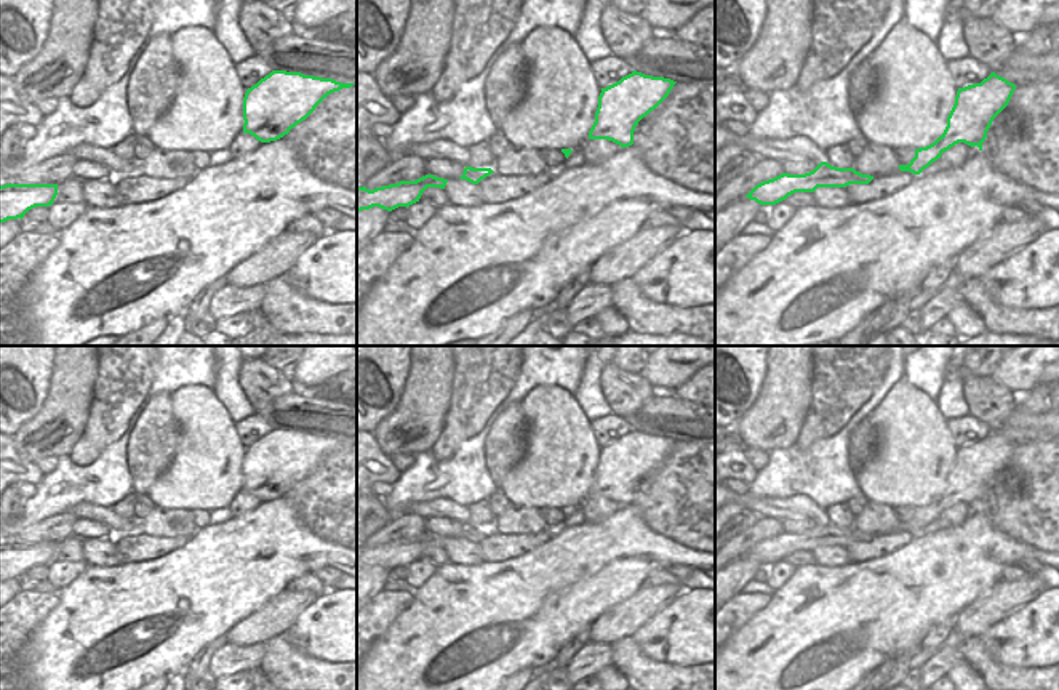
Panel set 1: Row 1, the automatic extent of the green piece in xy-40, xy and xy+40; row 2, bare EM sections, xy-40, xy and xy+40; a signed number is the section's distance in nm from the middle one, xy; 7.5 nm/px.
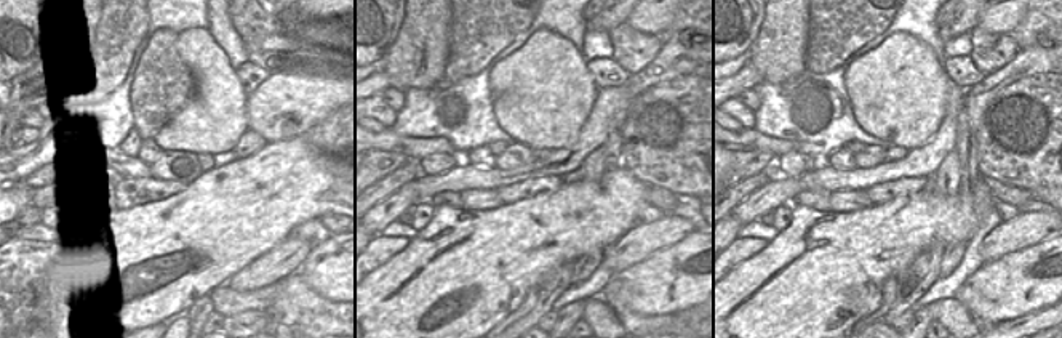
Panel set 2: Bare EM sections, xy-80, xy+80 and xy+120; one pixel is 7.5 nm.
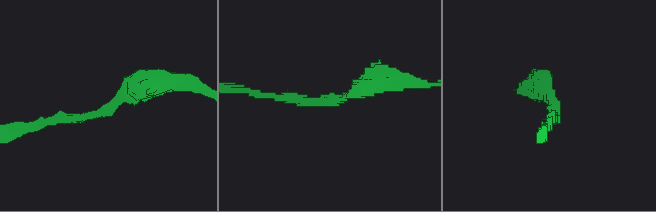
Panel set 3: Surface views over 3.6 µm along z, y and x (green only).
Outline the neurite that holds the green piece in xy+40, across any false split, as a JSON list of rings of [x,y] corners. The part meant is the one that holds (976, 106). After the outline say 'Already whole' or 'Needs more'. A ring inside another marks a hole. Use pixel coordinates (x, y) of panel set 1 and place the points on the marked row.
[[[995,72],[981,83],[958,88],[944,133],[933,144],[915,149],[910,163],[899,165],[899,170],[920,175],[958,142],[977,146],[982,150],[993,118],[1008,106],[1014,90],[1014,83]]]. Already whole

